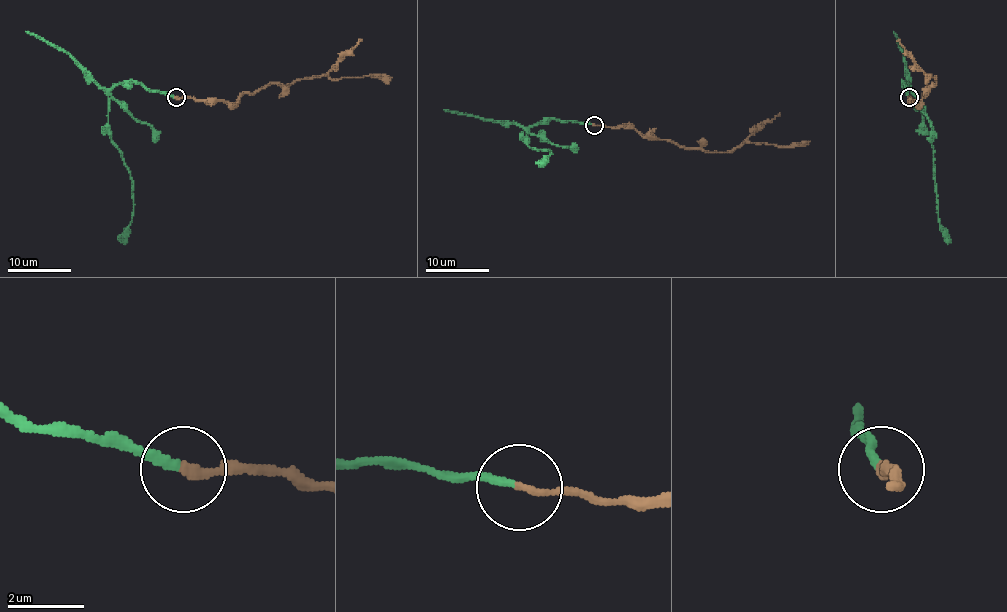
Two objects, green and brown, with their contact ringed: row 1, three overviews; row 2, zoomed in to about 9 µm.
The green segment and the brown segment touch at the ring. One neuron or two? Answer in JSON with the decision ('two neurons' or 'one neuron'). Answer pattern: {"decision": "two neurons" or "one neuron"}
{"decision": "one neuron"}

